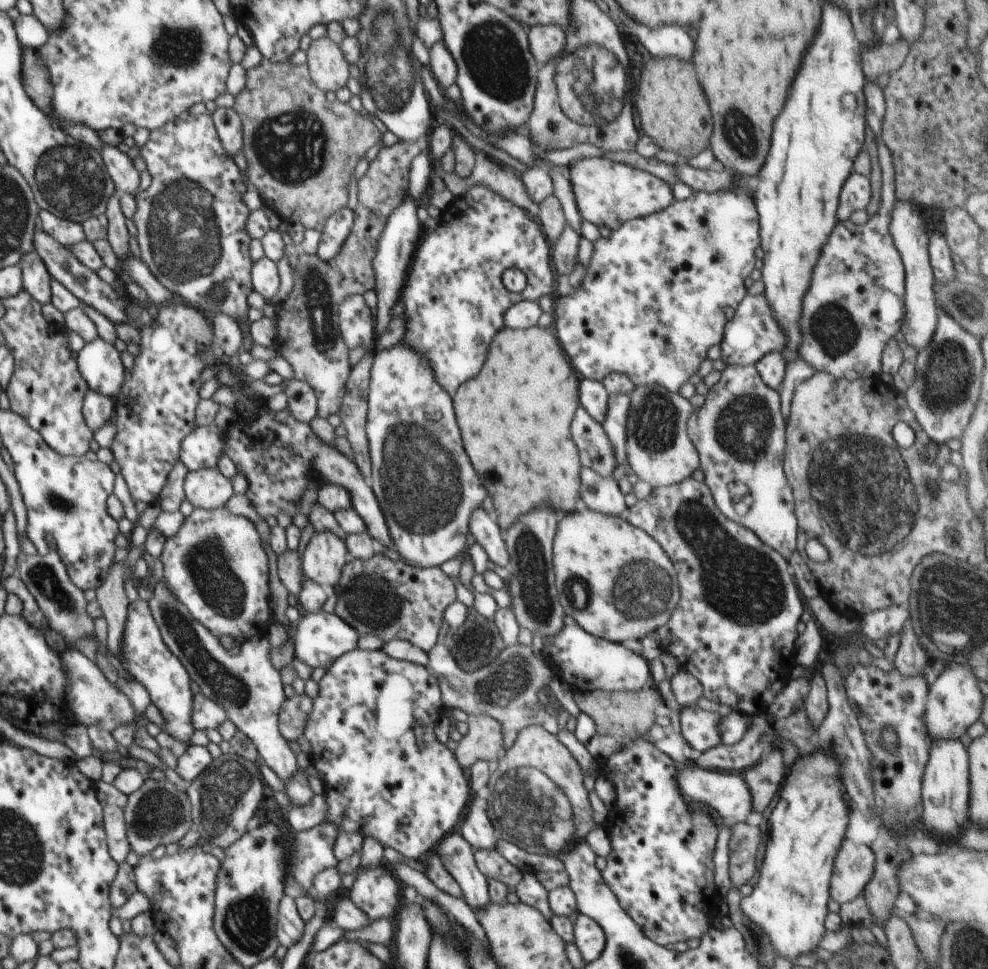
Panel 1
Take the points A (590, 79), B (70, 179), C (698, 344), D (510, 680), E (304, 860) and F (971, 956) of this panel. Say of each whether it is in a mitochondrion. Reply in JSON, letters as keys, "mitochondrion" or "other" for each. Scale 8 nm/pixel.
{"A":"mitochondrion","B":"mitochondrion","C":"other","D":"mitochondrion","E":"other","F":"mitochondrion"}

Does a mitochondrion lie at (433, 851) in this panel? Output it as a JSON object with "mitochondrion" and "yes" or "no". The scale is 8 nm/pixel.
{"mitochondrion":"no"}

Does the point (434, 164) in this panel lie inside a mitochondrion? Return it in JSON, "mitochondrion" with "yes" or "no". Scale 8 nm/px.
{"mitochondrion":"no"}

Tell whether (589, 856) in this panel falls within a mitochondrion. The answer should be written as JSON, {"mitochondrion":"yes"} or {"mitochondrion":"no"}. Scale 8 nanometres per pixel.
{"mitochondrion":"no"}

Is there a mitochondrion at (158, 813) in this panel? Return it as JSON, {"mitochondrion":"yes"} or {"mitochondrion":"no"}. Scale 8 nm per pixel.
{"mitochondrion":"yes"}

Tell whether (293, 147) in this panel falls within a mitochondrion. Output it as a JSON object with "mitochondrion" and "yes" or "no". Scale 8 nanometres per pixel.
{"mitochondrion":"yes"}

